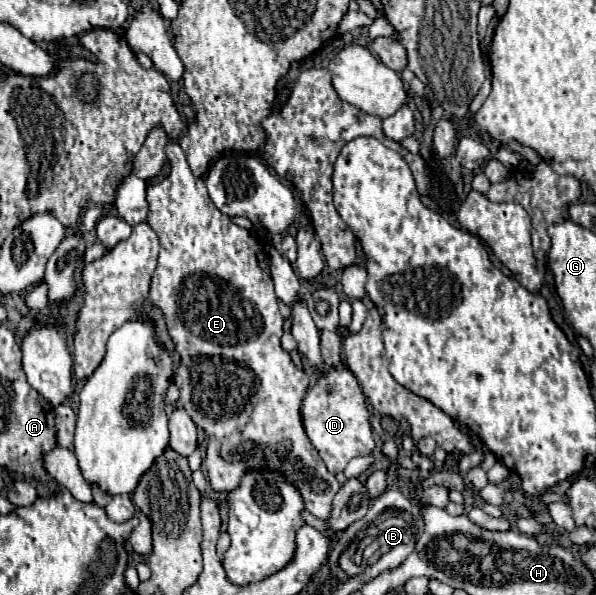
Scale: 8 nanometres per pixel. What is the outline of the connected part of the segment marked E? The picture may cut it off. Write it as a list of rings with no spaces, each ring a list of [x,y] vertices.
[[[177,142],[165,148],[171,174],[147,188],[149,216],[147,224],[159,238],[159,264],[153,272],[149,302],[157,306],[167,322],[169,336],[175,344],[179,364],[173,384],[179,388],[179,404],[191,420],[207,434],[207,452],[203,466],[215,492],[233,492],[239,488],[245,472],[279,472],[293,484],[305,508],[325,520],[331,510],[333,496],[341,490],[339,480],[325,468],[323,460],[311,446],[301,424],[301,400],[309,386],[309,374],[291,362],[289,352],[281,348],[283,318],[279,314],[273,280],[269,276],[269,260],[257,240],[235,226],[229,216],[217,212],[205,190],[203,178],[195,178],[189,170],[185,154]]]

